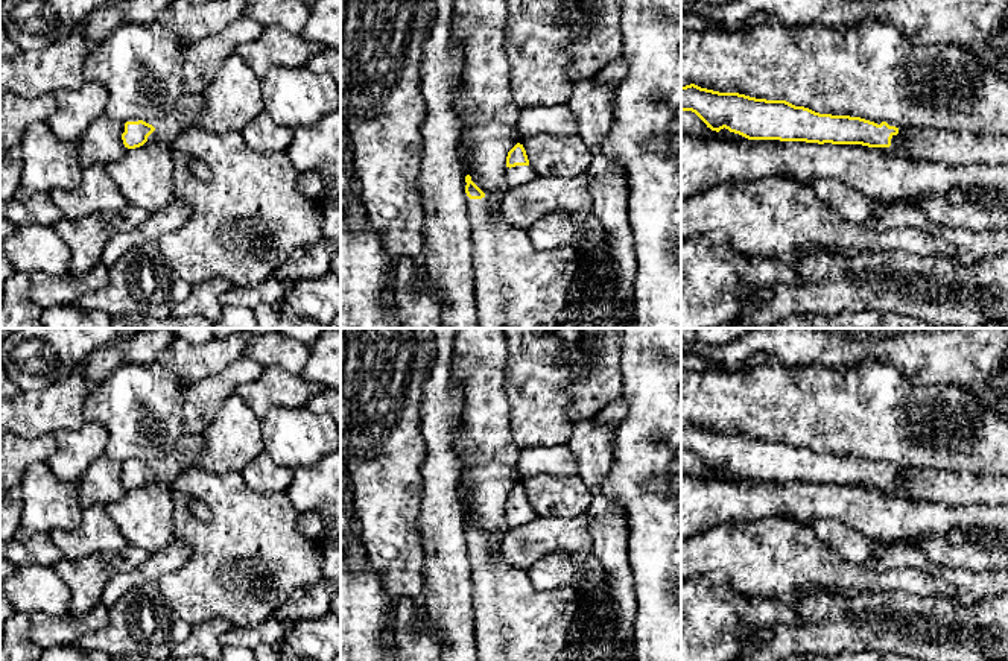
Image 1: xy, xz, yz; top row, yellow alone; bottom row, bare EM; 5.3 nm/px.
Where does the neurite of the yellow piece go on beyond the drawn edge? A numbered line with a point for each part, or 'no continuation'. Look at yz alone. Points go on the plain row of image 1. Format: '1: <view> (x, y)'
1: yz (897, 480)

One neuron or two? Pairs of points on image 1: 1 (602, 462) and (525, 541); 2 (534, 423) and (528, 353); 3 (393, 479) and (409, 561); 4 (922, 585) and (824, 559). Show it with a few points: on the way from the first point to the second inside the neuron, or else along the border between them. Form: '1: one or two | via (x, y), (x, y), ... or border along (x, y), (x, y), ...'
1: one | via (596, 493), (596, 512), (573, 535), (555, 535)
2: one | via (534, 406), (534, 370)
3: one | via (393, 499), (393, 541)
4: one | via (897, 579), (849, 576)

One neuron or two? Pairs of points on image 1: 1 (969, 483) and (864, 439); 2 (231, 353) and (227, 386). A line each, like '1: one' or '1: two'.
1: two
2: two

